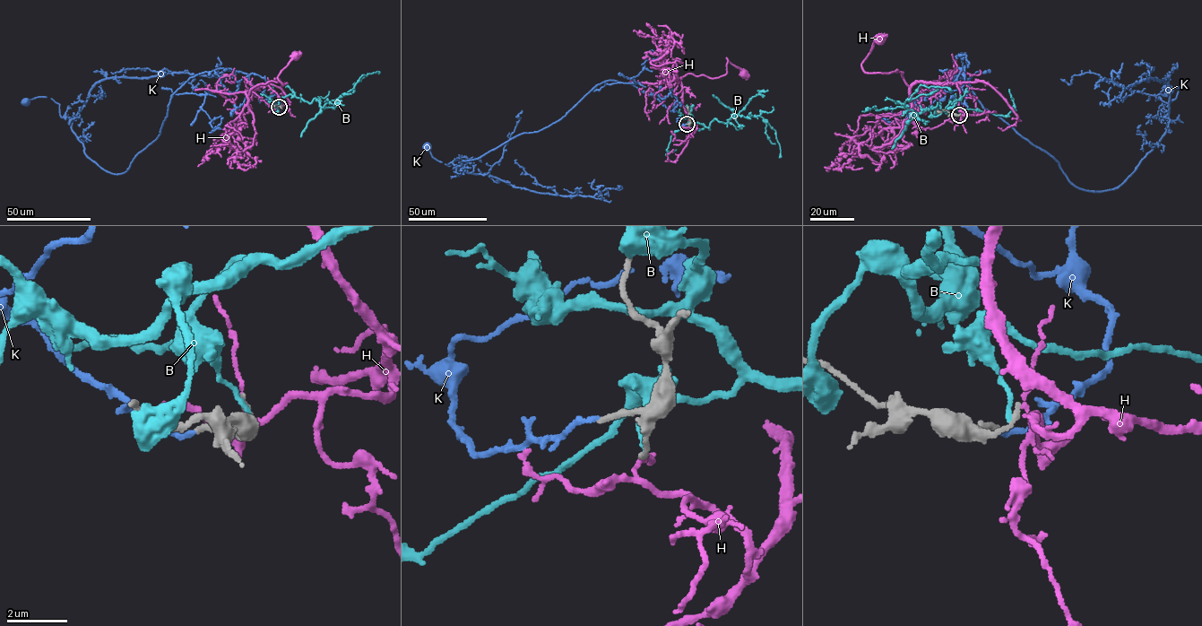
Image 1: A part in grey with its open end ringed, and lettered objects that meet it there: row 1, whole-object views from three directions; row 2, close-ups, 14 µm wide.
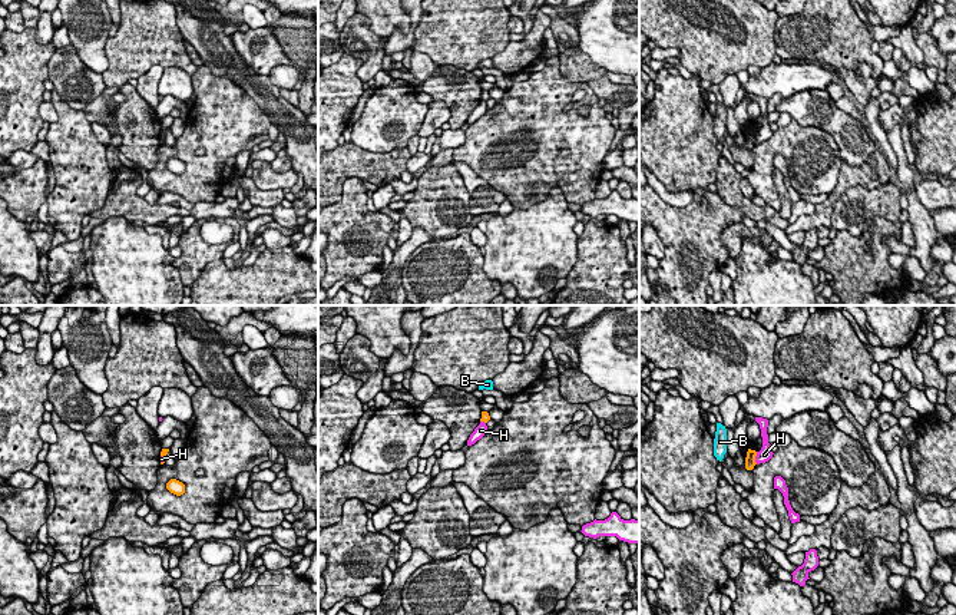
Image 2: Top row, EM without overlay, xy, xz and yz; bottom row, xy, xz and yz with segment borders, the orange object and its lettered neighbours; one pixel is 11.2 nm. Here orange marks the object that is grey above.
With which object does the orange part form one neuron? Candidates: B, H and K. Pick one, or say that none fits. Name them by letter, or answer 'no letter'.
K

